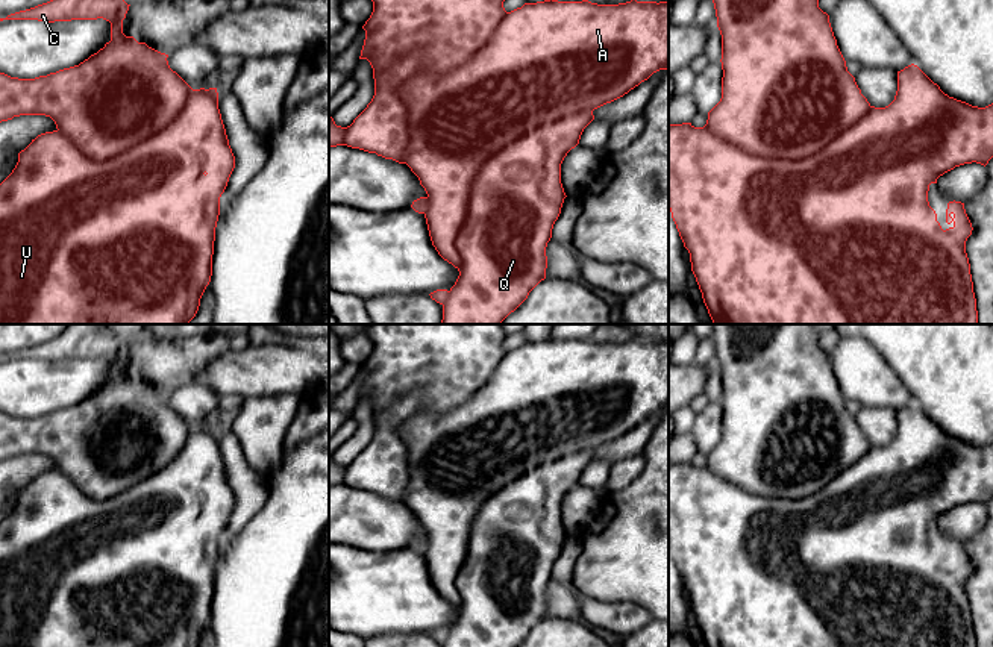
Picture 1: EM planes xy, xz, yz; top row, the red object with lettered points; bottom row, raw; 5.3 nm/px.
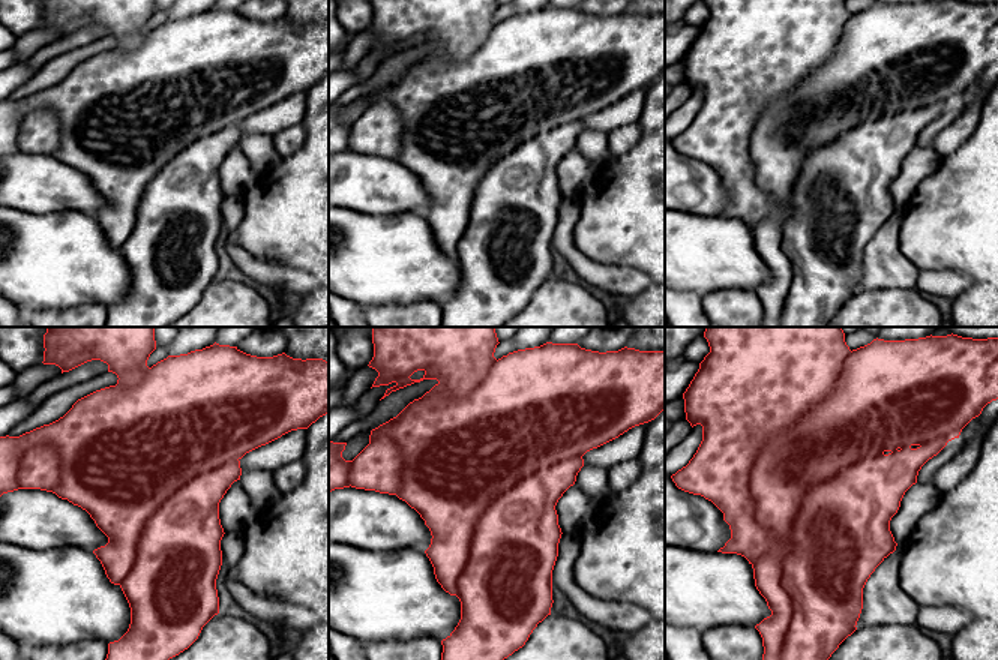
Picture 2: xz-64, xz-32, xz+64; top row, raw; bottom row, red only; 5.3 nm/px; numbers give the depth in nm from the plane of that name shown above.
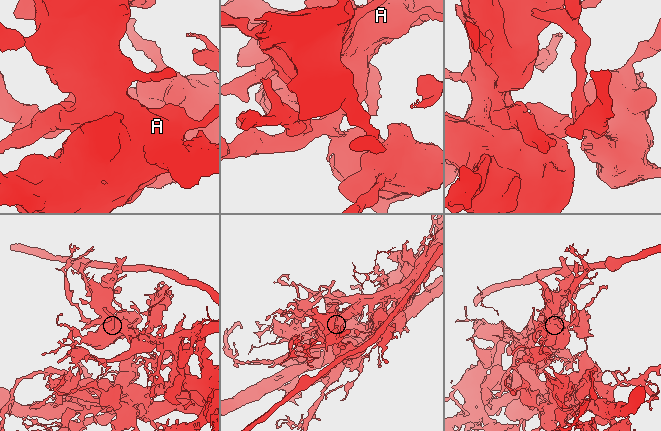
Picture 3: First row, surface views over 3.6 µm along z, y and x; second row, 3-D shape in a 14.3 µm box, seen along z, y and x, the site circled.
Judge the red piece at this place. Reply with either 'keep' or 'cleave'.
cleave

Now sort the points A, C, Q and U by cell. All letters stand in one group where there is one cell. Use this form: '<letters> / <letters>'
A C / Q U

